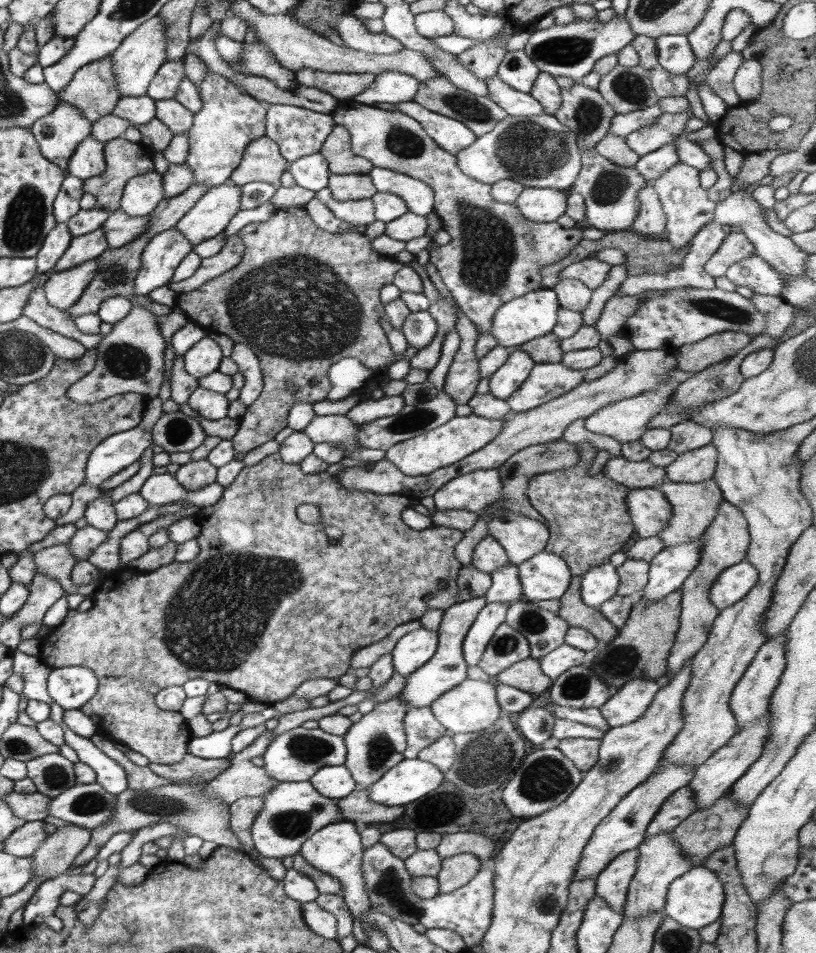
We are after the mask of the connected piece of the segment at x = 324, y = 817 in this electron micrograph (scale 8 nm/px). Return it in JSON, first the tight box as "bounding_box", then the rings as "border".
{"bounding_box":[252,781,343,858],"border":[[[280,781],[264,798],[264,808],[256,815],[252,825],[254,856],[284,858],[293,856],[301,849],[305,840],[330,823],[343,820],[338,809],[338,800],[324,797],[318,793],[310,781]]]}

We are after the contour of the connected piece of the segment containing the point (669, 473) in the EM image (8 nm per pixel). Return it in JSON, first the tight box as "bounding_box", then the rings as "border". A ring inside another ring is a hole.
{"bounding_box":[666,444,717,483],"border":[[[713,444],[683,452],[666,469],[666,480],[675,483],[697,483],[712,479],[717,465],[717,450]]]}

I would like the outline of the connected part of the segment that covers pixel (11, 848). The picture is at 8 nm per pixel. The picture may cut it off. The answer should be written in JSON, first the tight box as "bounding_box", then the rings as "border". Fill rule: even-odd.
{"bounding_box":[2,820,47,858],"border":[[[43,820],[25,821],[24,825],[16,828],[4,841],[4,849],[2,851],[20,858],[30,857],[47,839],[47,835]]]}

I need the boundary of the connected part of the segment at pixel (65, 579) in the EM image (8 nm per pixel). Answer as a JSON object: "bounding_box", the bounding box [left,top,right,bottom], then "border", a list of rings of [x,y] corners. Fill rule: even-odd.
{"bounding_box":[33,544,98,596],"border":[[[57,544],[33,553],[36,565],[36,573],[44,573],[46,576],[57,580],[64,589],[66,595],[82,594],[91,596],[98,589],[98,581],[88,584],[75,585],[70,578],[70,572],[77,563],[70,545]]]}

